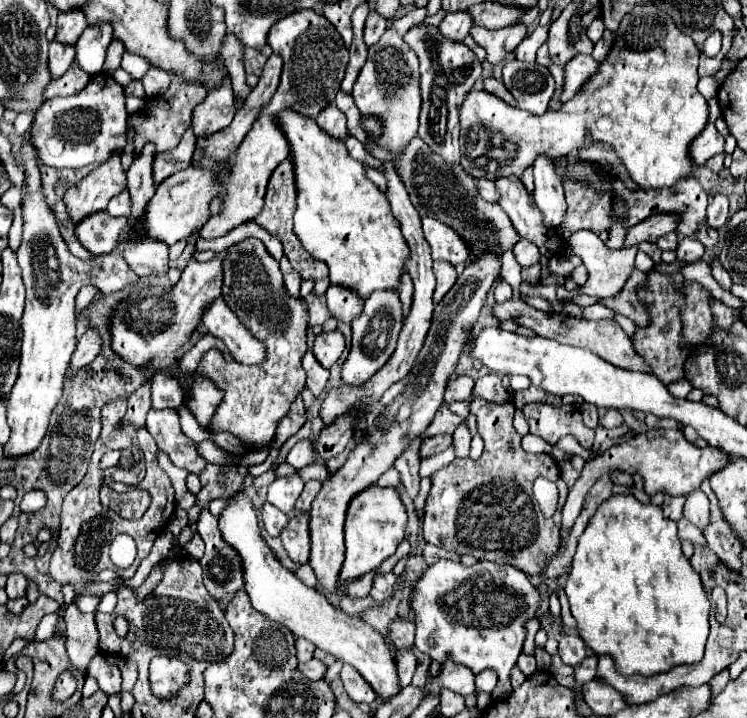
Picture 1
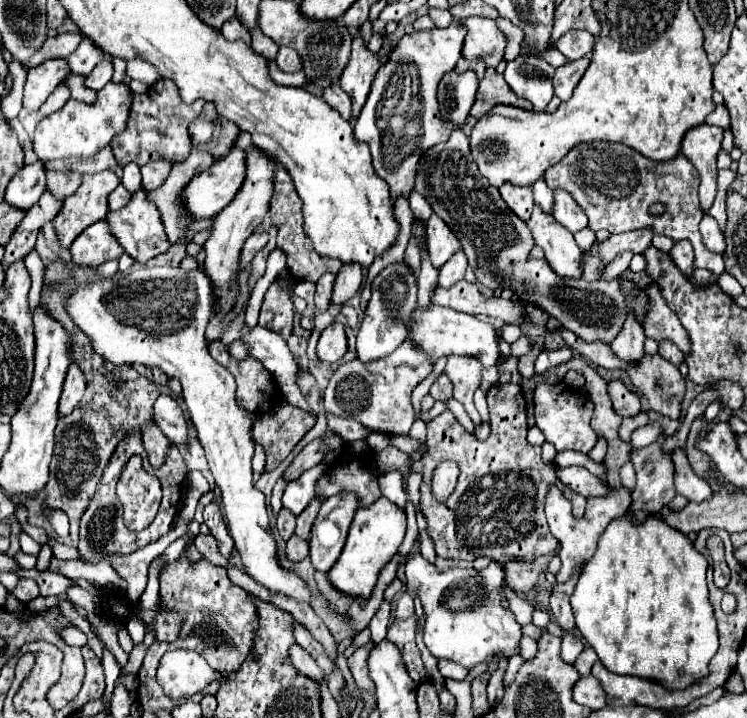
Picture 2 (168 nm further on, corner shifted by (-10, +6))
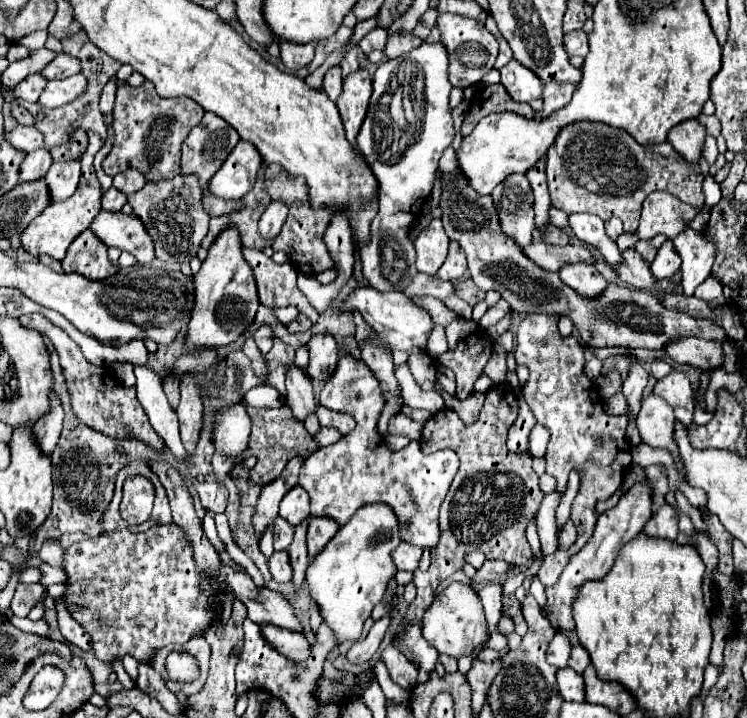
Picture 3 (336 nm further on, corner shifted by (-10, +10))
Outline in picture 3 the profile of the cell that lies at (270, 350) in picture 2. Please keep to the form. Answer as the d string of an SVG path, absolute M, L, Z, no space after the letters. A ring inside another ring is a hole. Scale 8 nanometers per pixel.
M294 364L286 366L286 388L288 388L286 404L292 408L292 414L298 420L304 420L310 412L316 410L310 378L306 378L306 372Z

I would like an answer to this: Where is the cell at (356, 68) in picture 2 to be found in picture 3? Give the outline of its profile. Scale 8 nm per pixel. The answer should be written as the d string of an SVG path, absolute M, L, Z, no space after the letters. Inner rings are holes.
M358 68L356 72L352 72L344 78L344 92L338 98L336 106L338 106L342 122L344 122L346 138L354 146L356 146L356 134L366 116L370 94L372 94L372 76L368 70Z

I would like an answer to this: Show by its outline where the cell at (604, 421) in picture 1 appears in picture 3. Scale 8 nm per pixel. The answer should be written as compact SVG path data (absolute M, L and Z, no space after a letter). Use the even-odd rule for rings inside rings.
M622 388L606 402L606 412L608 414L626 414L628 412L628 404L626 404Z

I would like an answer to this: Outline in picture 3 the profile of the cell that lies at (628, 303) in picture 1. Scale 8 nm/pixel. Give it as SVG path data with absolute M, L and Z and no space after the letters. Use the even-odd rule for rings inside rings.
M698 336L676 338L676 340L668 342L664 346L664 350L674 362L686 364L692 368L700 368L700 370L722 366L722 362L724 362L720 342L712 342L712 340L706 342L704 338L698 338Z

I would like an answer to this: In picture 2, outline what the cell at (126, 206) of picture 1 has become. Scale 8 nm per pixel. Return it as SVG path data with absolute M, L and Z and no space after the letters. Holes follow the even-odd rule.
M120 184L120 186L110 194L110 198L108 198L110 210L120 210L120 208L124 208L128 202L130 202L130 194L128 194L128 190L126 190L122 184Z

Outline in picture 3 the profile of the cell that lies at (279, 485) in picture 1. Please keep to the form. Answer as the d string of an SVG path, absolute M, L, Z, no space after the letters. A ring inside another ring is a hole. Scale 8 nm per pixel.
M294 486L280 502L280 516L290 524L300 524L310 516L310 498L302 486Z

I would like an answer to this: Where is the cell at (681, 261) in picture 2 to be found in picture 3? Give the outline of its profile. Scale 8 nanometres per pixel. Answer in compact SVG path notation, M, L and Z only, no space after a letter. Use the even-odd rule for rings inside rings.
M666 240L664 246L658 250L654 262L652 262L654 276L656 276L658 280L670 278L670 276L674 276L674 274L678 272L680 264L682 264L682 258L680 258L680 254L676 252L674 242L672 242L672 240Z

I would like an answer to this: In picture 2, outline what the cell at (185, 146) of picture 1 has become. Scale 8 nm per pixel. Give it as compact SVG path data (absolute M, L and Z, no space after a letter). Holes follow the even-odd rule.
M158 160L158 162L150 162L150 164L142 166L140 168L140 172L142 172L142 186L140 188L150 192L150 190L162 186L162 182L166 180L170 170L172 170L172 164L166 162L166 160Z

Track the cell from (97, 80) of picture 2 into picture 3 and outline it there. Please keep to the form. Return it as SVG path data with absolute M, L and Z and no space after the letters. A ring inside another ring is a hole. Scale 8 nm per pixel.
M74 74L66 80L52 80L42 92L40 104L46 108L58 108L58 106L64 106L66 102L76 100L86 90L88 90L88 80L84 74Z

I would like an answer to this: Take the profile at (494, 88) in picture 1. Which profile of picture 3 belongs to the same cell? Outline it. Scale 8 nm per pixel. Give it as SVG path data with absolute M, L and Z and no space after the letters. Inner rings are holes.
M492 84L492 86L480 86L476 88L474 96L472 96L472 104L470 104L470 110L462 122L462 136L468 136L474 126L478 124L480 118L484 118L486 114L490 112L516 112L516 114L522 114L526 118L534 118L536 112L532 110L530 104L518 104L510 98L510 94L504 90L502 84Z

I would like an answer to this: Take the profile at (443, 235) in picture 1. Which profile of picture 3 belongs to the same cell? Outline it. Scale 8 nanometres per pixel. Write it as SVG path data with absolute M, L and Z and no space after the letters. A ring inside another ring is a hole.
M438 218L432 220L430 226L424 228L414 242L418 272L434 276L446 260L448 246L450 246L450 238L446 236L442 222Z

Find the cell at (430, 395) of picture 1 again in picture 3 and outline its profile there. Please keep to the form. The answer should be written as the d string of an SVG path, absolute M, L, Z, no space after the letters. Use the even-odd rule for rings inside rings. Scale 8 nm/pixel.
M312 516L310 524L308 524L308 554L310 560L314 560L324 546L336 536L340 524L334 522L334 518L326 518L326 516Z

